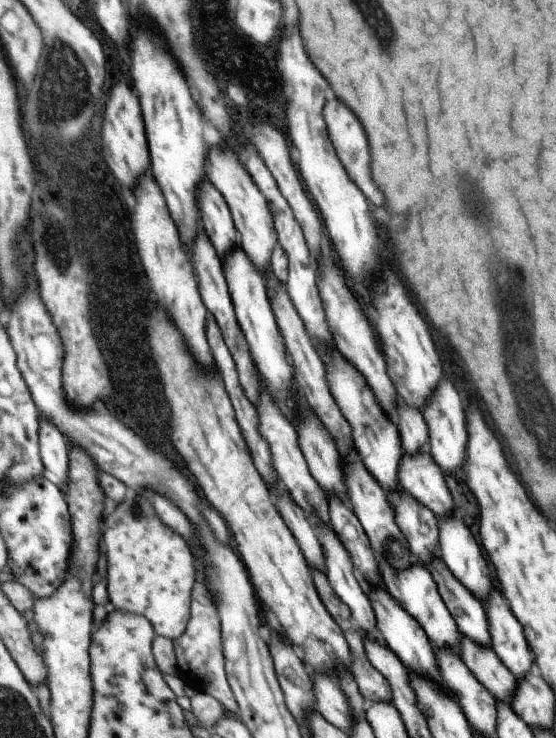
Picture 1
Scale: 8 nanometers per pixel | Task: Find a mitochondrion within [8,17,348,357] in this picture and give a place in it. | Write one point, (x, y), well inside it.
(56, 107)

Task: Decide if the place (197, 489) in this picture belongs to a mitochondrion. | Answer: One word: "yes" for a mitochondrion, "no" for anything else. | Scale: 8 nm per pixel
no

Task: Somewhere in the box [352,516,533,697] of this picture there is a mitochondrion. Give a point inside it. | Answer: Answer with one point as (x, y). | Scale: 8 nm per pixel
(385, 539)

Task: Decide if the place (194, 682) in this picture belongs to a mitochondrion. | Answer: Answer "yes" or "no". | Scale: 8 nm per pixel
no

